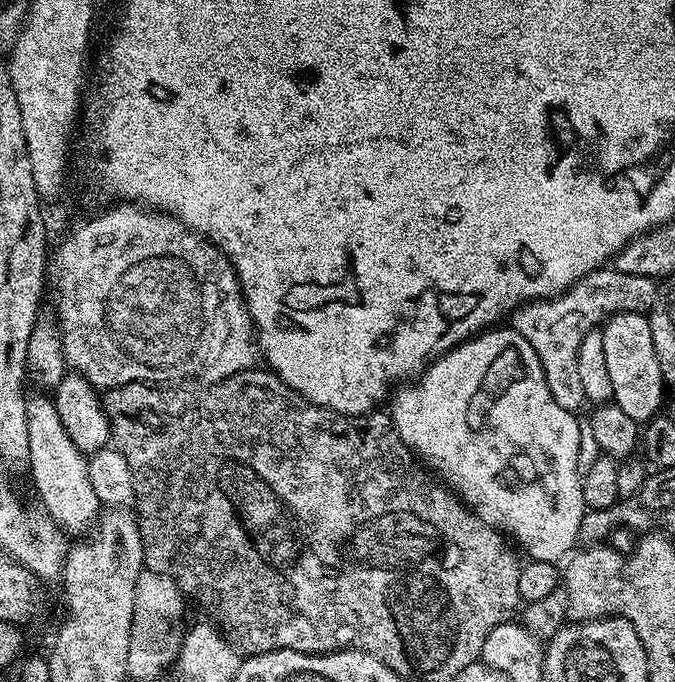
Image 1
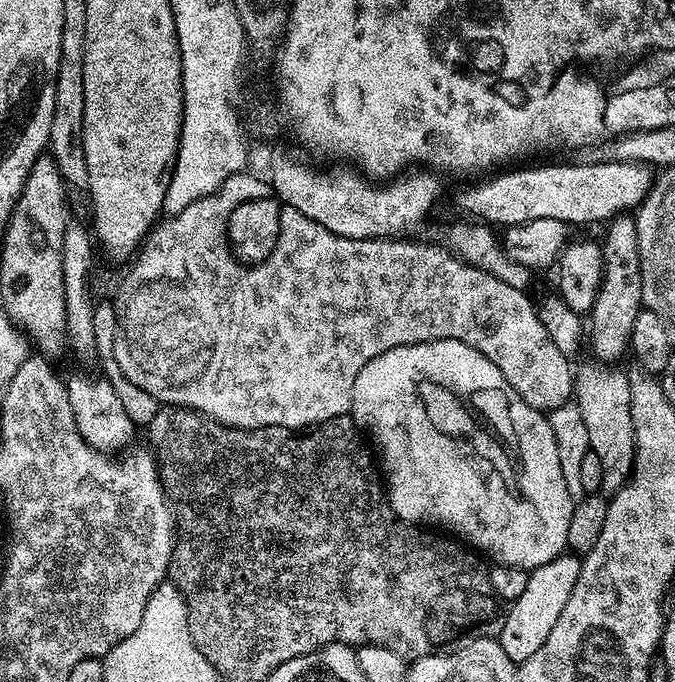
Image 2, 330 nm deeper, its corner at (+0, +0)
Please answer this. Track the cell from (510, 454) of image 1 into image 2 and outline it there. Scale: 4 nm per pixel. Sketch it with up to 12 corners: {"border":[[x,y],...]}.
{"border":[[457,340],[354,378],[388,503],[531,570],[574,502],[547,415]]}

